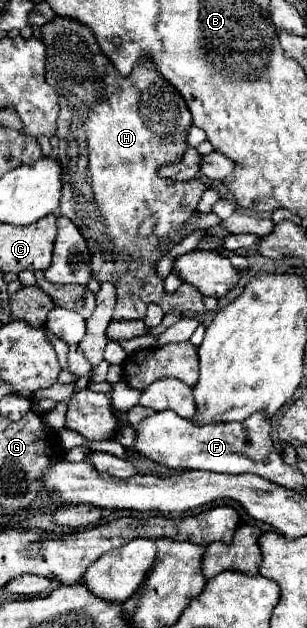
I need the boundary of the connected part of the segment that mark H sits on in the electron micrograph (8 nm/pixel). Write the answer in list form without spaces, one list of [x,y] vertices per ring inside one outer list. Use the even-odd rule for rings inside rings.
[[[55,16],[51,22],[43,24],[41,28],[41,40],[47,48],[45,56],[47,56],[47,62],[45,62],[45,70],[47,70],[47,84],[53,86],[53,90],[59,94],[59,106],[61,106],[61,112],[59,112],[59,120],[57,120],[57,138],[59,138],[59,164],[61,164],[61,182],[63,182],[63,188],[61,188],[61,214],[67,216],[71,222],[75,222],[75,226],[79,228],[79,232],[83,234],[83,238],[87,240],[87,246],[91,250],[91,268],[93,268],[93,274],[95,274],[95,280],[97,282],[115,282],[115,288],[117,288],[117,306],[115,306],[115,312],[113,312],[113,318],[115,320],[135,320],[135,318],[143,318],[145,316],[145,310],[147,310],[147,304],[151,302],[157,302],[163,312],[179,312],[179,314],[185,314],[185,312],[197,312],[197,314],[205,314],[207,308],[203,304],[203,296],[193,290],[193,286],[189,284],[181,284],[177,288],[175,294],[167,294],[165,288],[163,288],[163,280],[157,278],[157,272],[155,272],[155,264],[157,260],[165,254],[161,250],[161,236],[171,236],[171,238],[179,238],[179,230],[181,230],[181,224],[195,212],[197,208],[197,202],[201,198],[201,194],[207,190],[207,186],[203,182],[199,182],[197,178],[189,180],[189,182],[169,182],[165,178],[159,178],[157,176],[157,170],[167,164],[167,162],[173,162],[177,160],[185,148],[187,148],[187,130],[191,128],[191,112],[183,100],[183,96],[155,70],[155,66],[149,62],[149,60],[141,60],[129,76],[121,76],[119,70],[111,64],[111,60],[103,54],[101,46],[97,44],[95,40],[95,34],[91,28],[87,28],[85,24],[79,24],[79,20],[71,20],[67,16]],[[149,216],[157,216],[157,228],[155,232],[149,236],[149,238],[139,238],[137,236],[137,228],[139,224],[149,218]]]

